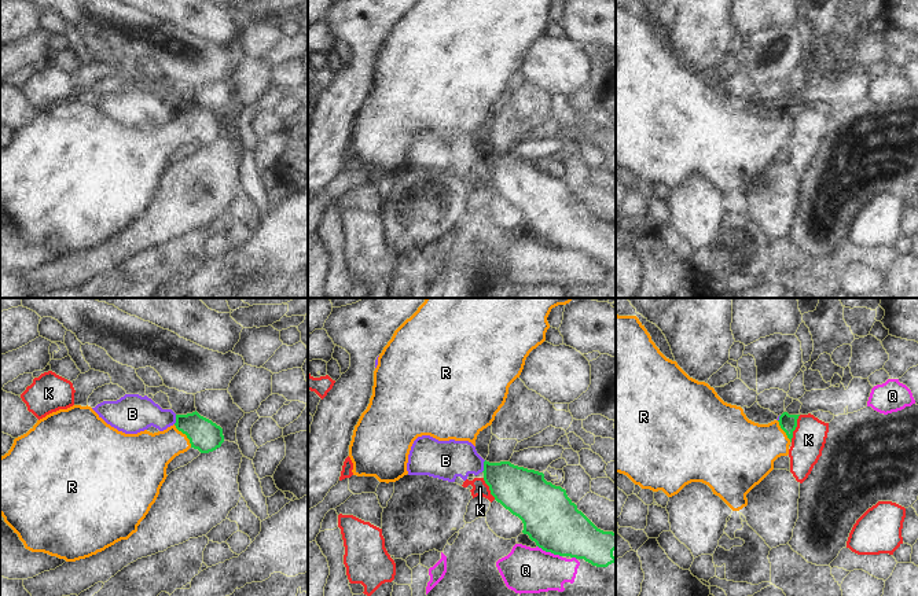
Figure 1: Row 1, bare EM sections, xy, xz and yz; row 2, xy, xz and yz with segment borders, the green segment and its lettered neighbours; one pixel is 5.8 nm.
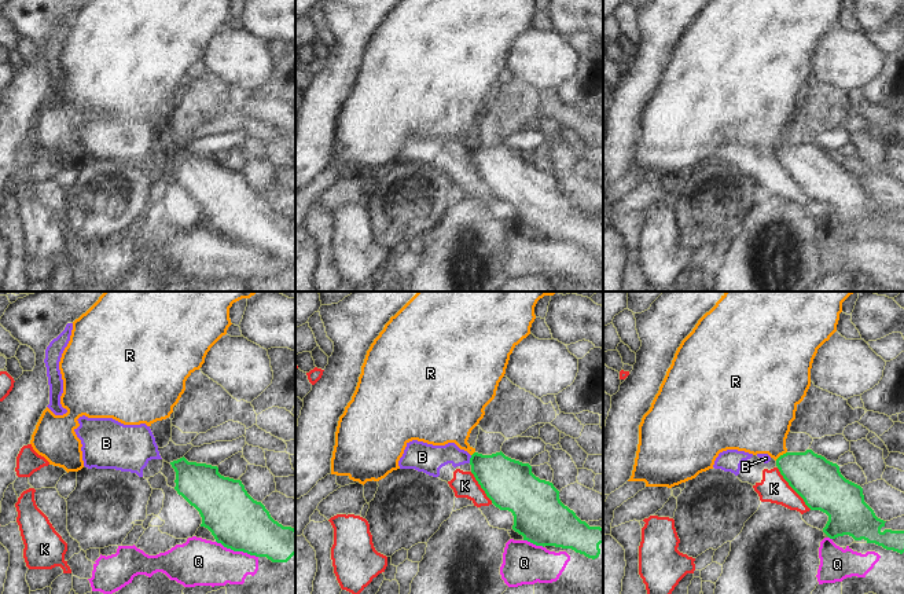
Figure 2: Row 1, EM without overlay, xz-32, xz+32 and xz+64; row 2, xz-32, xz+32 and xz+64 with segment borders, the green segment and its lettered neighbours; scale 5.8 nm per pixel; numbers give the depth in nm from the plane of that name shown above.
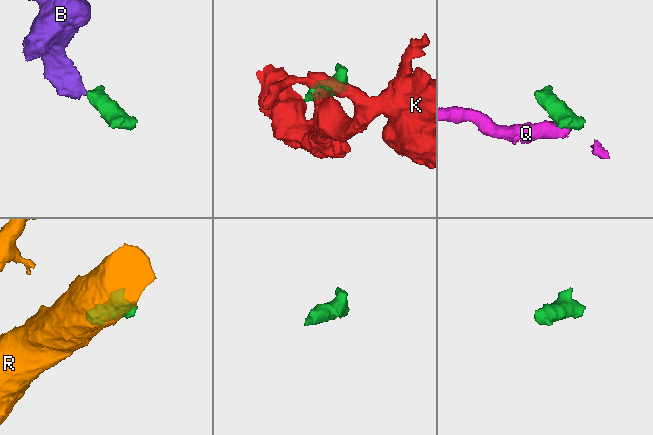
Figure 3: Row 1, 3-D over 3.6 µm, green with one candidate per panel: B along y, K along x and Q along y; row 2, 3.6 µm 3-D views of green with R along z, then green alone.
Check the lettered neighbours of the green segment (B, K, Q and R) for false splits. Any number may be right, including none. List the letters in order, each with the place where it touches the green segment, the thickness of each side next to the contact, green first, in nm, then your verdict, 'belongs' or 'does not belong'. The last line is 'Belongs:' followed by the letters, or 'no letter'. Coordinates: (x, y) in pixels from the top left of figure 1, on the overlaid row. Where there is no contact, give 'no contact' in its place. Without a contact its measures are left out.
B: meets green in xz at (484, 466); 260 nm thick on the green side, 220 nm on the other; does not belong
K: meets green in yz at (795, 429); 100 nm thick on the green side, 190 nm on the other; does not belong
Q: meets green in xz at (550, 551); 320 nm thick on the green side, 280 nm on the other; does not belong
R: meets green in xy at (186, 434); 190 nm thick on the green side, 260 nm on the other; belongs
Belongs: R

